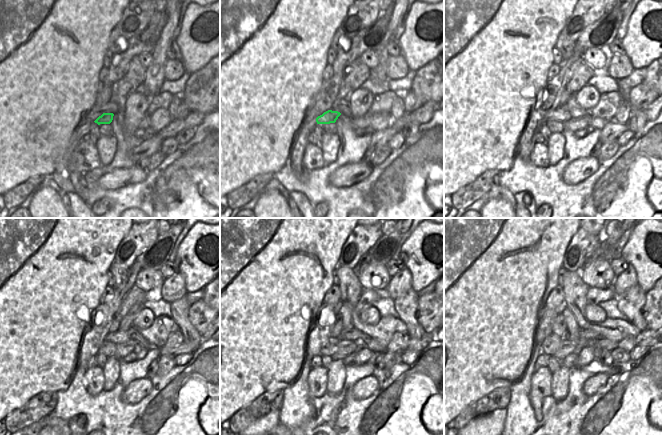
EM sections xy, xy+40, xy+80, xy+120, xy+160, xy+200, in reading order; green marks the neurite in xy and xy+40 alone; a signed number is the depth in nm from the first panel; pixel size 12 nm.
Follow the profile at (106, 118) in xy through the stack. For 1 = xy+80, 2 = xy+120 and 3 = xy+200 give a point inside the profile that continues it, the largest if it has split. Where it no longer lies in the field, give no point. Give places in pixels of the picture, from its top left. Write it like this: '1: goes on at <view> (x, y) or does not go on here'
1: goes on at xy+80 (561, 114)
2: goes on at xy+120 (117, 337)
3: goes on at xy+200 (583, 333)

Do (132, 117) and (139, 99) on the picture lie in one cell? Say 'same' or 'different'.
same

